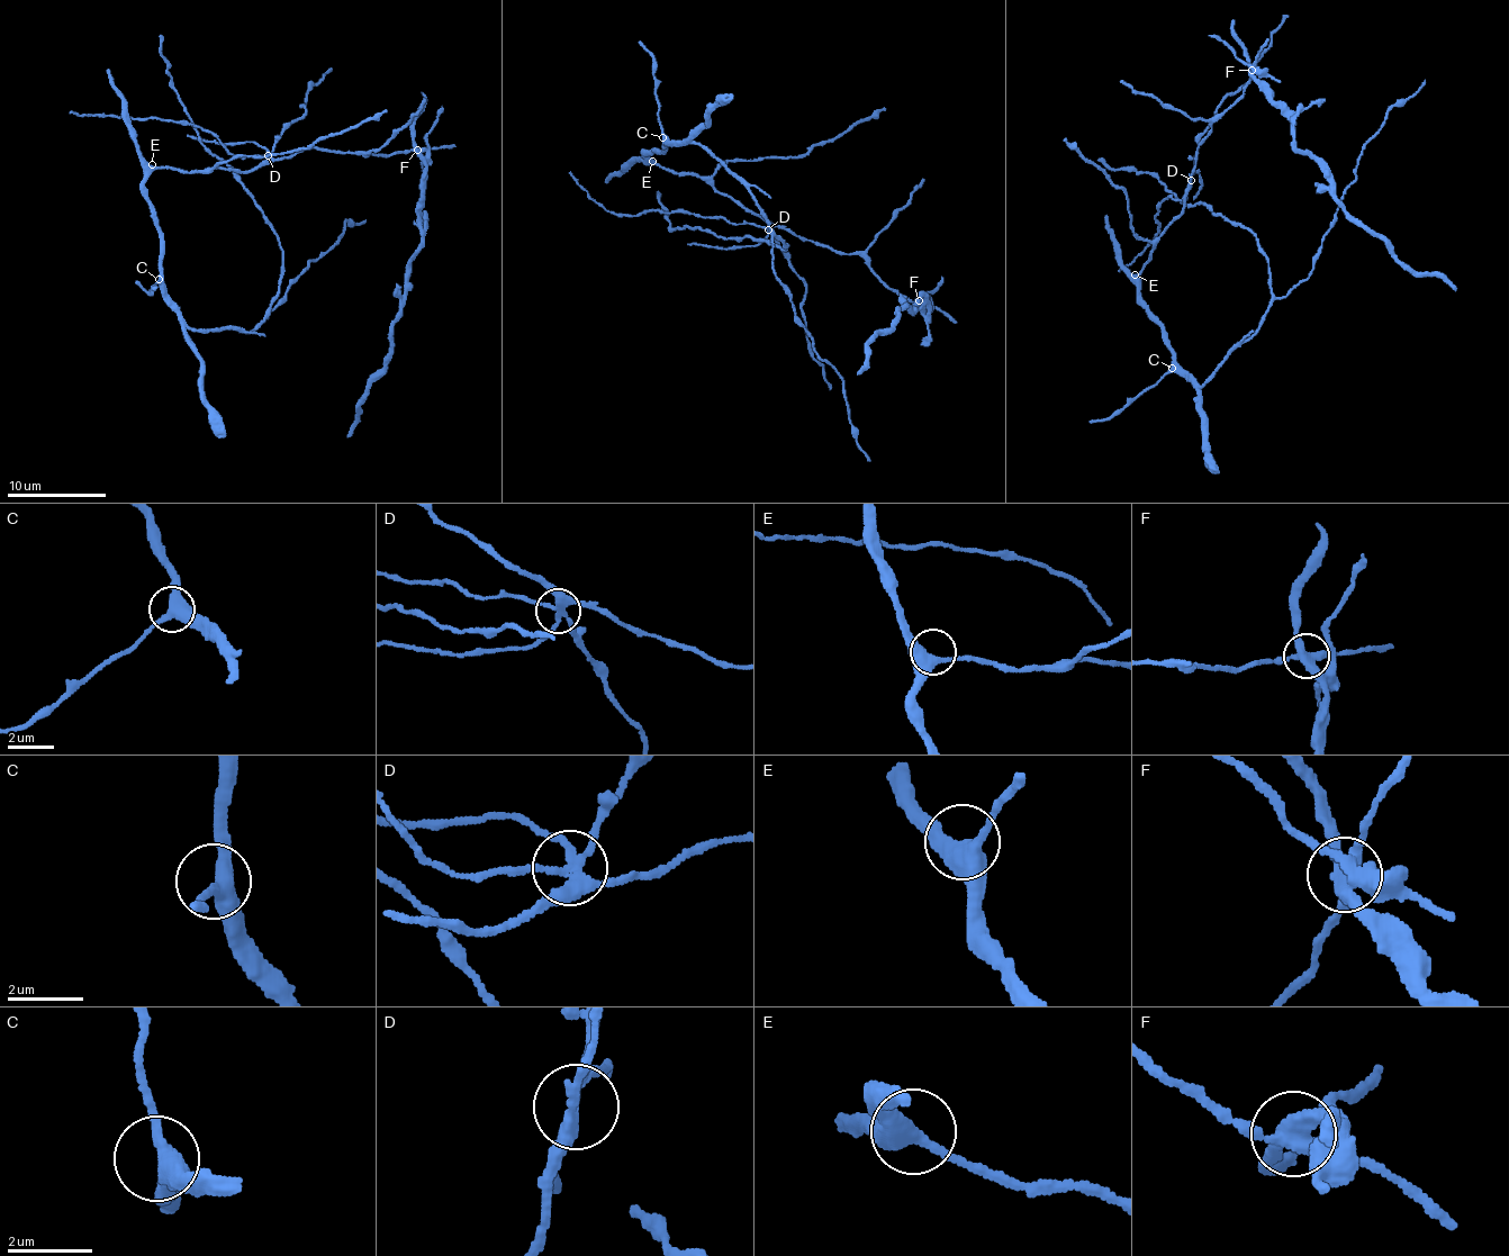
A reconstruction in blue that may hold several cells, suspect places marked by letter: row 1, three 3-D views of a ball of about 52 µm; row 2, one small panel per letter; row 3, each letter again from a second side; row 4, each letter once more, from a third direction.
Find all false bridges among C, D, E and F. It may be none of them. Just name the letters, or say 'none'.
D, F

